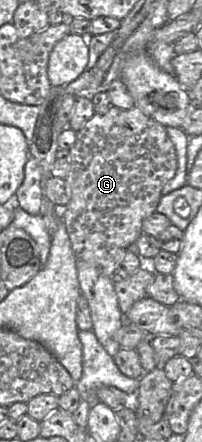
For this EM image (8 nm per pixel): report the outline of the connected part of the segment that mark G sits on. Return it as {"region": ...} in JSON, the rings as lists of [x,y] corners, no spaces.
{"region":[[[112,106],[105,114],[95,115],[86,123],[86,125],[77,131],[77,138],[75,144],[69,149],[69,165],[70,170],[65,178],[71,190],[71,199],[66,206],[58,206],[60,210],[60,220],[63,221],[67,231],[70,244],[75,256],[75,263],[77,270],[79,268],[88,268],[89,266],[96,267],[101,274],[113,277],[116,268],[123,260],[126,252],[134,248],[134,244],[142,231],[143,220],[156,211],[156,207],[162,197],[161,191],[163,187],[171,180],[177,169],[177,156],[174,145],[168,137],[166,127],[149,116],[145,115],[138,107],[128,110],[120,109]]]}

